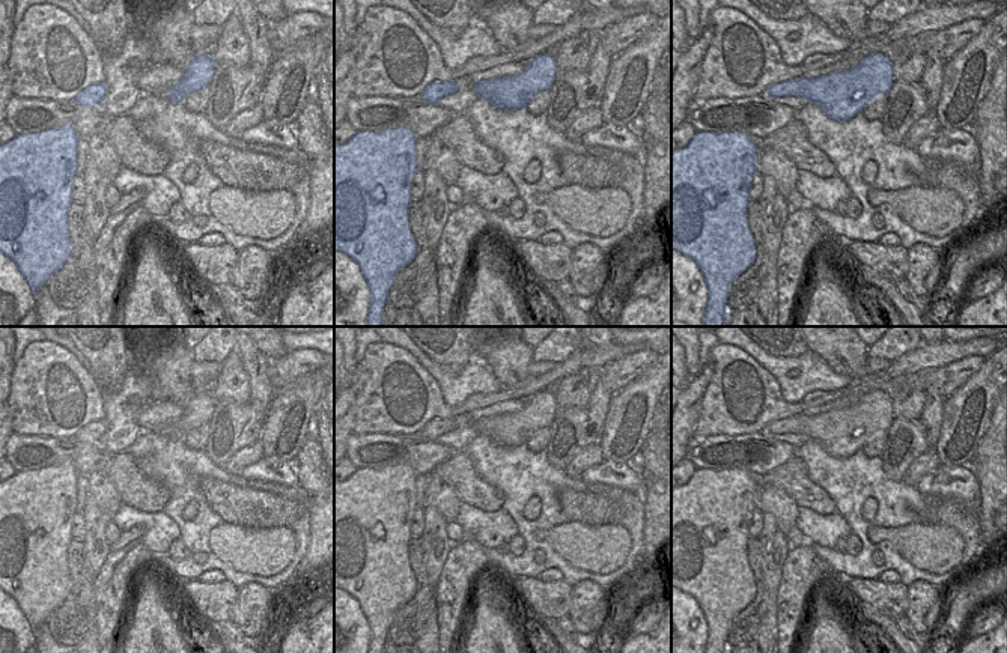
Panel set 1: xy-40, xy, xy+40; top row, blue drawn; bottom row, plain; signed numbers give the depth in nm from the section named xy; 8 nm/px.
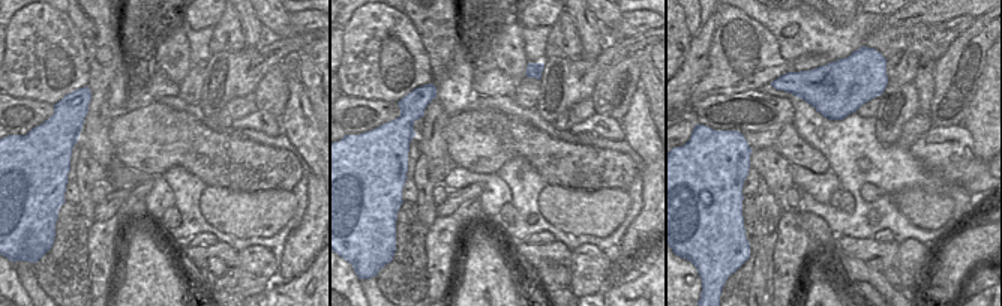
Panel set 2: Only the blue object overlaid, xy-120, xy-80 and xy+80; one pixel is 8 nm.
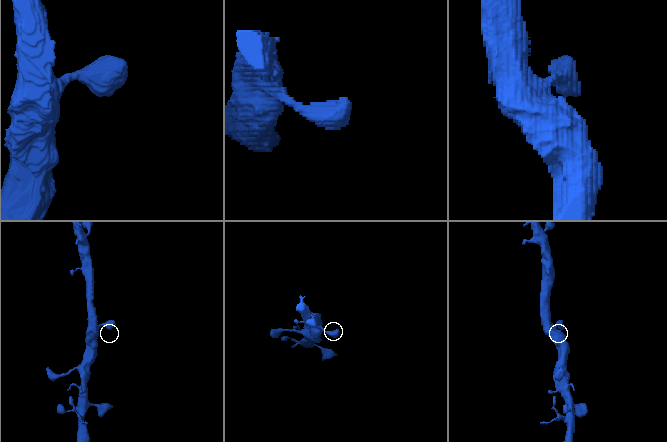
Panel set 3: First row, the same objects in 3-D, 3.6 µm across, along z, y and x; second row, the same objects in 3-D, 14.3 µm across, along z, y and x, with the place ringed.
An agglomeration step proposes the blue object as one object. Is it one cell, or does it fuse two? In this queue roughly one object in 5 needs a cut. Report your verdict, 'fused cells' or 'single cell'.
single cell

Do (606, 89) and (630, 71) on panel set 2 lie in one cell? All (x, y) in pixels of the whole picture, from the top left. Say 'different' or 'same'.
same

